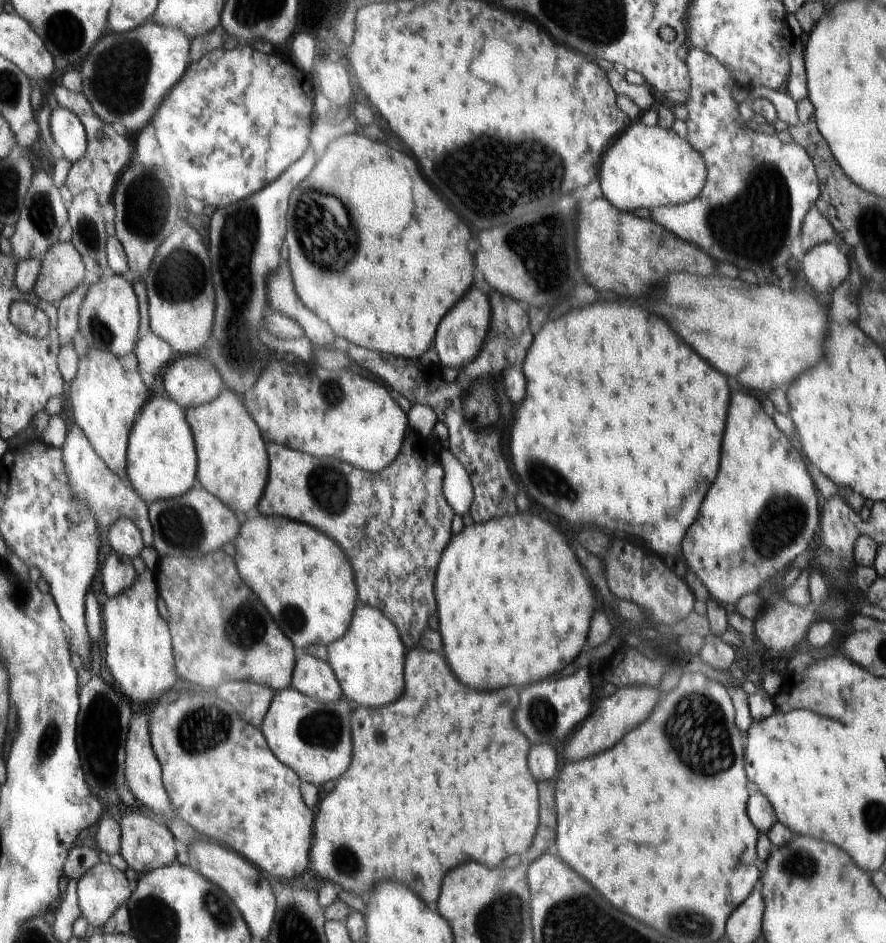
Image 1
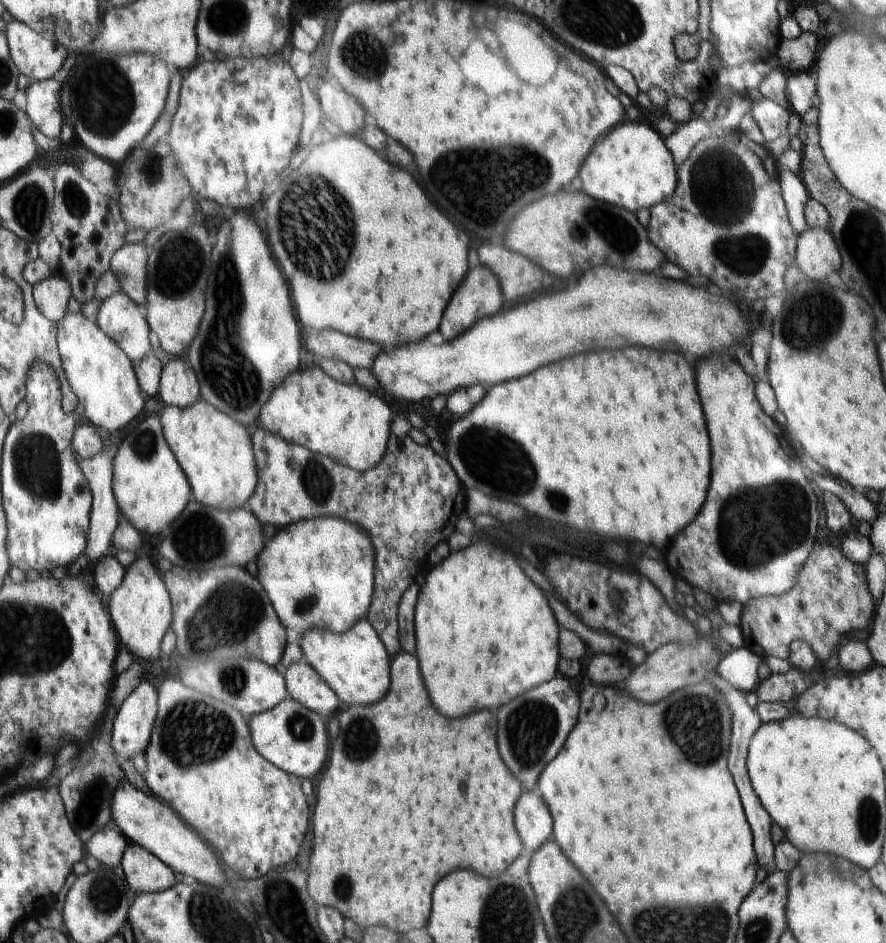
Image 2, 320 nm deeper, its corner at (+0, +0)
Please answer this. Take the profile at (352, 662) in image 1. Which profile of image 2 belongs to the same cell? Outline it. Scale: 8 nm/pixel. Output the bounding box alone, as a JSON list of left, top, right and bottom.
[301,619,390,705]

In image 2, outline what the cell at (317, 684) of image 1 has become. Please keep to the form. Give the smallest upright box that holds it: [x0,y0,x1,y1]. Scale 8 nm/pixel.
[284,660,340,723]

